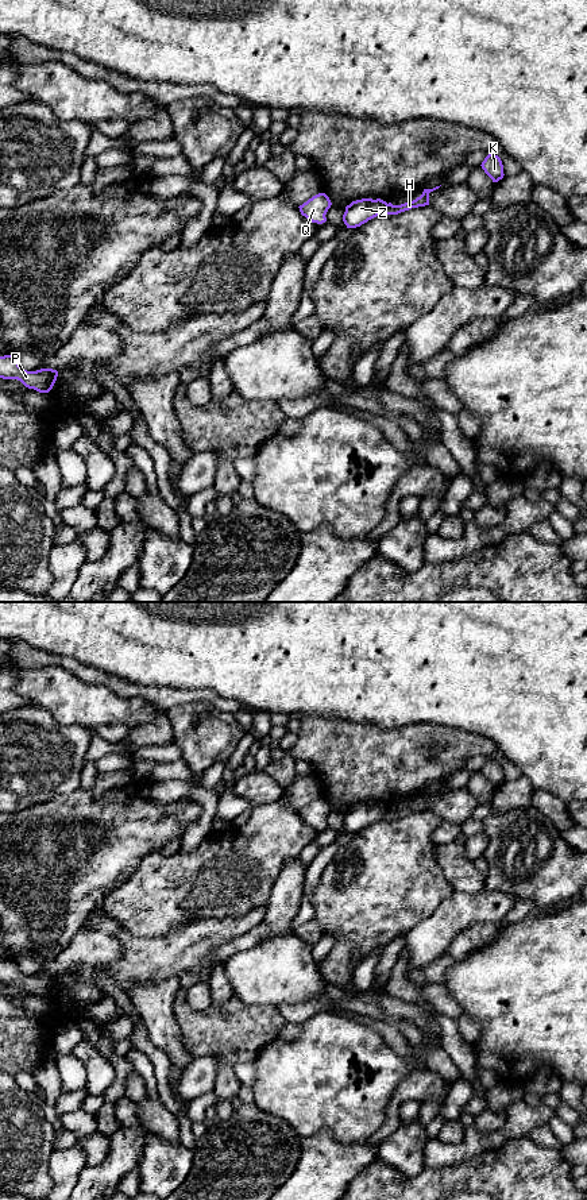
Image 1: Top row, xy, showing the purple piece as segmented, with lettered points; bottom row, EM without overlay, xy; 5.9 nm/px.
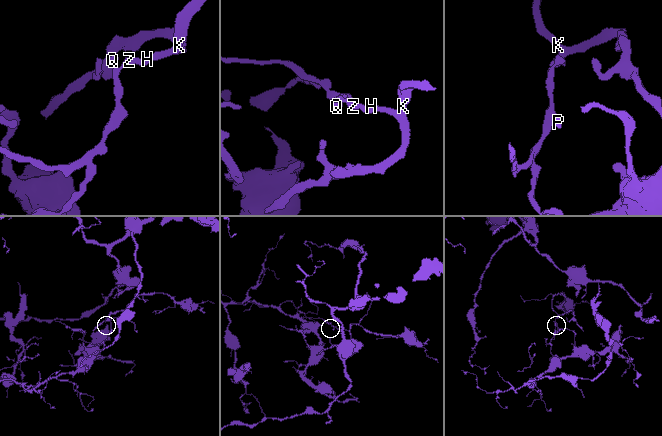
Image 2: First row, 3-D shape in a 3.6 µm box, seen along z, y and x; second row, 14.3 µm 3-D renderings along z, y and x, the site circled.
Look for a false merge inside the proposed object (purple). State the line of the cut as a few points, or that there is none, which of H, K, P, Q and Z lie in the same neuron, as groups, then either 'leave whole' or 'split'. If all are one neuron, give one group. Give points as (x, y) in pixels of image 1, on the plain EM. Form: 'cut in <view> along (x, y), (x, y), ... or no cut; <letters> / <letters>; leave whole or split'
cut in xy along (387, 809), (382, 818); H K / P Q Z; split

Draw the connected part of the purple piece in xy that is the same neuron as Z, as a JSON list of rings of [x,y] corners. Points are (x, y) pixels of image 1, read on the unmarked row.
[[[362,803],[352,806],[350,810],[345,811],[343,826],[347,830],[347,833],[360,831],[368,825],[379,819],[383,819],[386,811],[387,807],[381,803]]]

